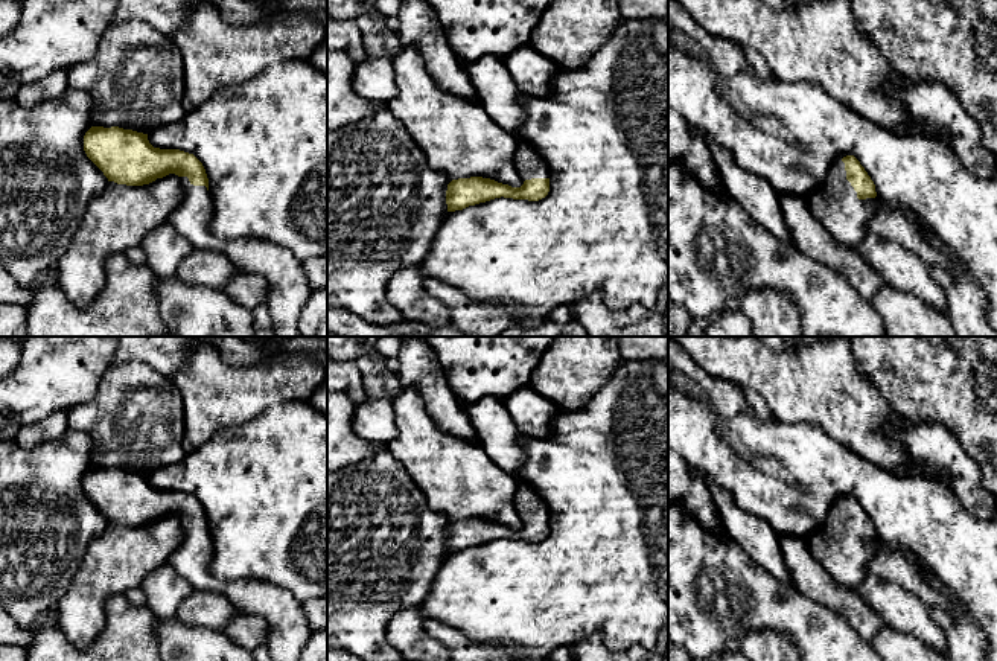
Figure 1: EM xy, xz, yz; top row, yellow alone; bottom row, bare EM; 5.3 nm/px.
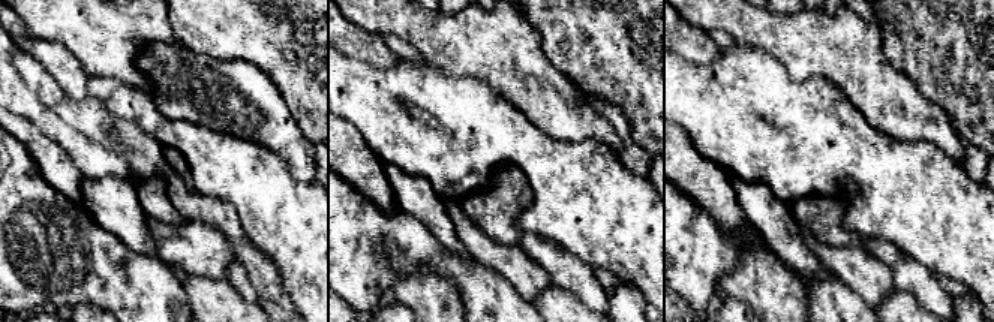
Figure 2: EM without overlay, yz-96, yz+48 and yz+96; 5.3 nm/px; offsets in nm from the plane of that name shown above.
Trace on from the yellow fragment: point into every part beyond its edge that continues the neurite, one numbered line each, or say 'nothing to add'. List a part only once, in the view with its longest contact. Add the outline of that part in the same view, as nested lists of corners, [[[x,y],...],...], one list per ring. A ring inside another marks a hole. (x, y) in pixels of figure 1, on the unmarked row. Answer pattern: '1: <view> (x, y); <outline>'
1: yz (834, 546); [[[842,501],[831,506],[825,522],[807,538],[808,550],[833,580],[848,589],[868,576],[871,551],[846,521]]]

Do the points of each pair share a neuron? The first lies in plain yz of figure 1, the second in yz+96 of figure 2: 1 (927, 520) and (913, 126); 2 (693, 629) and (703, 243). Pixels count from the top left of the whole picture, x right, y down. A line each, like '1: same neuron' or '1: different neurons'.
1: different neurons
2: same neuron

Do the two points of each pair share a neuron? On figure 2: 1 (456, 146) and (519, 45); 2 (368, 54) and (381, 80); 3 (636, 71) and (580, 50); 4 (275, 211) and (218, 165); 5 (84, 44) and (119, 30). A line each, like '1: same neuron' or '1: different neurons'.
1: different neurons
2: different neurons
3: same neuron
4: same neuron
5: same neuron

